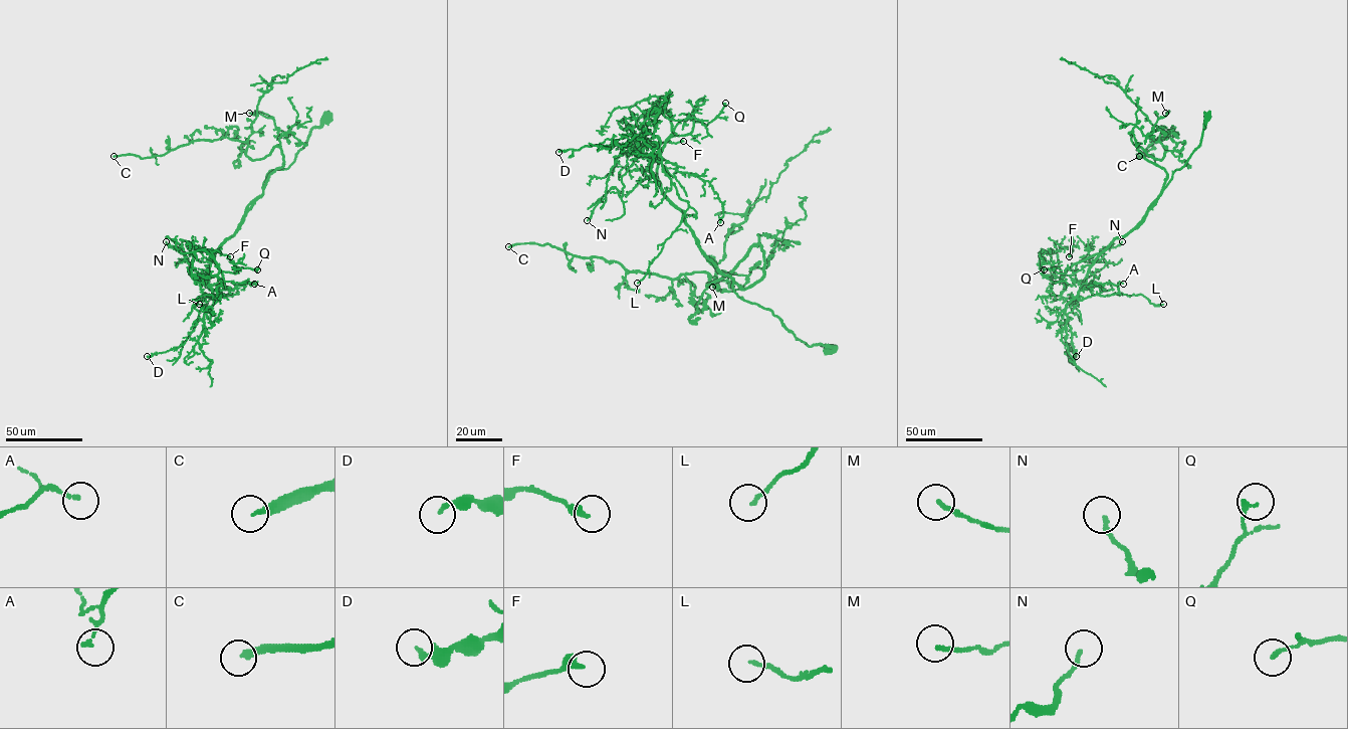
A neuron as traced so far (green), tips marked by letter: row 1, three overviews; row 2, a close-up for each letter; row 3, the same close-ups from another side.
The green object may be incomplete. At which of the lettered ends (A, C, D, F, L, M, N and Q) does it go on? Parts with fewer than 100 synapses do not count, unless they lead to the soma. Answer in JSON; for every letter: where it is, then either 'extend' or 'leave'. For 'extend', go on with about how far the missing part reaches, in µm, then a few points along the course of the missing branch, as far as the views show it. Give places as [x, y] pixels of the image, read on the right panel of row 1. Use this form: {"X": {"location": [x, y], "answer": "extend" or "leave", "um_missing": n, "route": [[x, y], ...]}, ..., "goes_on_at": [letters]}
{"A": {"location": [1123, 284], "answer": "leave"}, "C": {"location": [1139, 156], "answer": "extend", "um_missing": 150, "route": [[1139, 156], [1147, 158], [1172, 144], [1146, 126], [1126, 101], [1114, 93]]}, "D": {"location": [1076, 356], "answer": "leave"}, "F": {"location": [1069, 256], "answer": "leave"}, "L": {"location": [1163, 304], "answer": "leave"}, "M": {"location": [1165, 113], "answer": "leave"}, "N": {"location": [1122, 241], "answer": "leave"}, "Q": {"location": [1044, 269], "answer": "leave"}, "goes_on_at": ["C"]}

